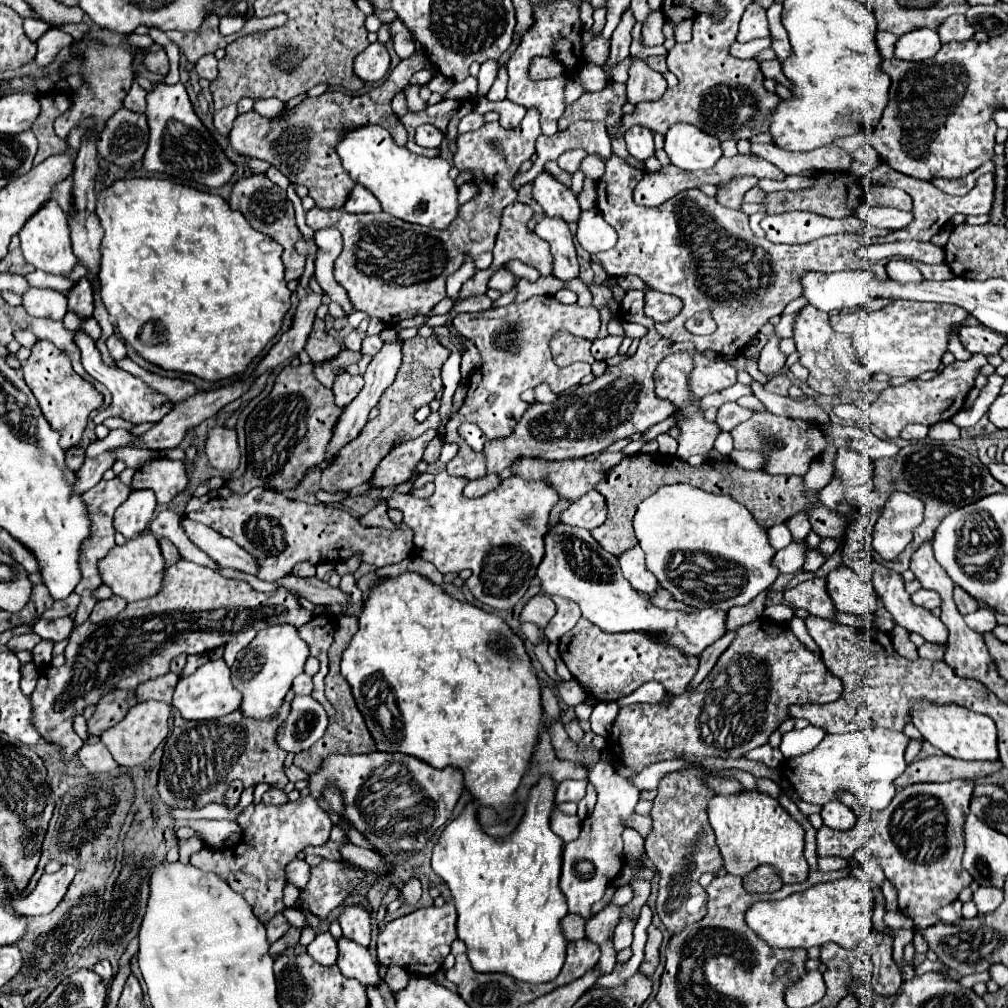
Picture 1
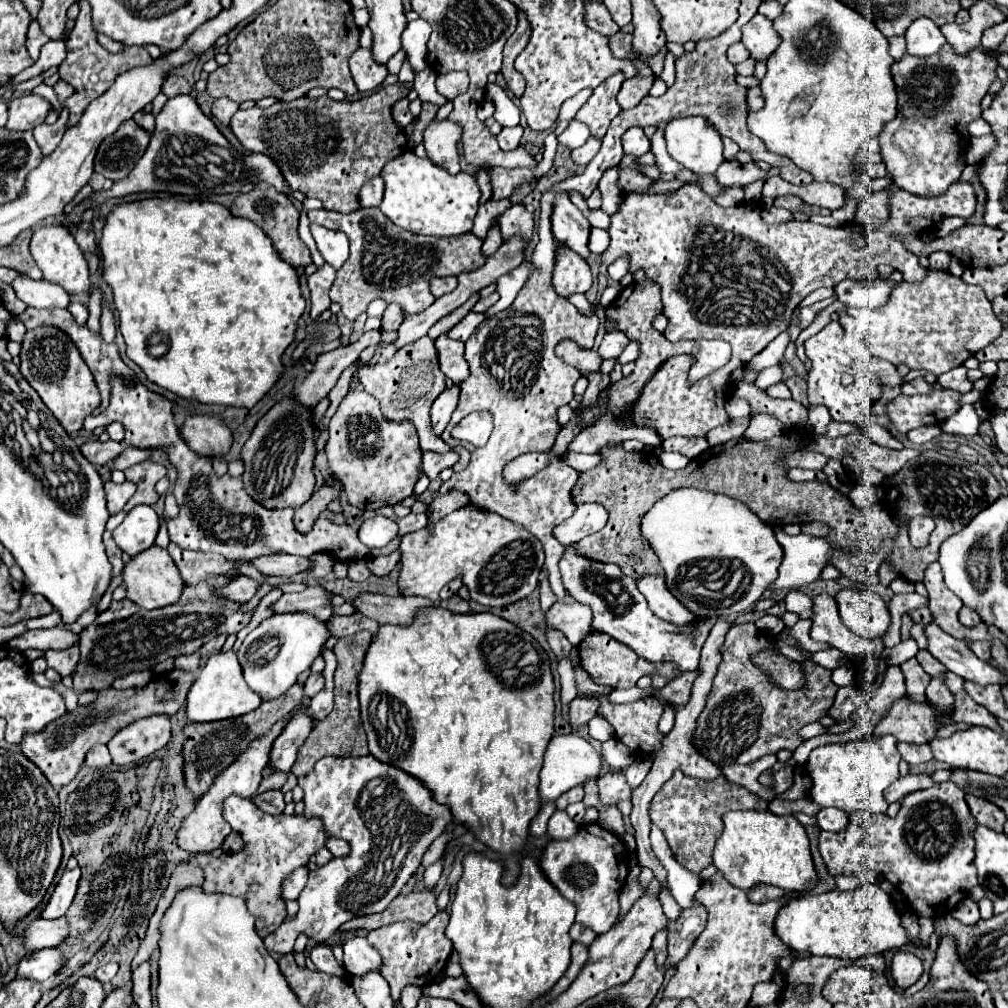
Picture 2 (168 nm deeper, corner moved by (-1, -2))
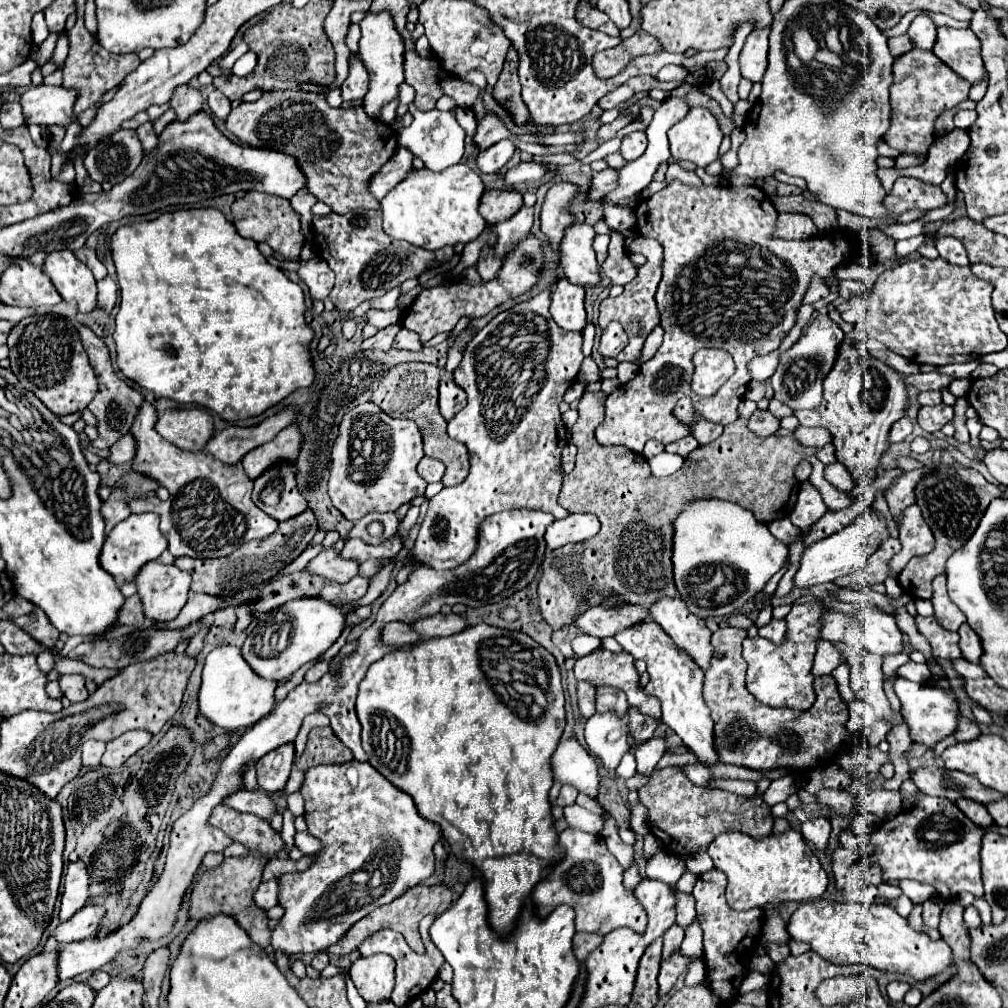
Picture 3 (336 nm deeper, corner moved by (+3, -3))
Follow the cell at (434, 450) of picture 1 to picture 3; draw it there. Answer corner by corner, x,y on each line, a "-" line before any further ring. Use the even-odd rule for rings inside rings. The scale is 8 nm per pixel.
427,456
417,466
417,474
421,478
425,478
425,482
439,482
443,472
445,472
445,466
433,458
427,458

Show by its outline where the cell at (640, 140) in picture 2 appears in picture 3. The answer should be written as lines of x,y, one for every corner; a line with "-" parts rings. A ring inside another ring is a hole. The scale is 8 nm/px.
631,132
631,134
627,134
623,138
619,152
621,152
621,156
625,160
637,160
639,156
643,156
645,148
647,148
647,136
645,136
645,132

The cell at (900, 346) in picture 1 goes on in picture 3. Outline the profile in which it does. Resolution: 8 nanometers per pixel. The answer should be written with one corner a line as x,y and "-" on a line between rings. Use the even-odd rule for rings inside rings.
921,256
911,262
901,262
885,270
877,278
867,302
869,310
865,318
865,334
867,338
875,338
883,342
889,350
917,364
945,366
955,362
969,362
991,352
1001,352
1007,348
1007,336
997,326
995,312
991,308
991,292
993,286
977,278
969,266
949,264
941,256
935,260

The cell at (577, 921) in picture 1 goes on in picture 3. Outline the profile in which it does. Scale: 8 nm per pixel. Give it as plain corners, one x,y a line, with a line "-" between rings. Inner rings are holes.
577,932
573,936
573,952
575,956
585,962
585,958
595,950
599,948
603,942
603,936
597,936
597,934
587,934
587,932

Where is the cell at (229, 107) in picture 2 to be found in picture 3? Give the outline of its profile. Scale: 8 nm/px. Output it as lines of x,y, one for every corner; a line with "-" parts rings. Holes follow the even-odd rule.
213,90
213,92
209,94
207,104
209,104
209,108
213,110
213,114
215,114
217,118
221,118
221,120
225,120
225,118
229,116
229,112
231,112
231,102
229,102
229,98
223,96
219,90

